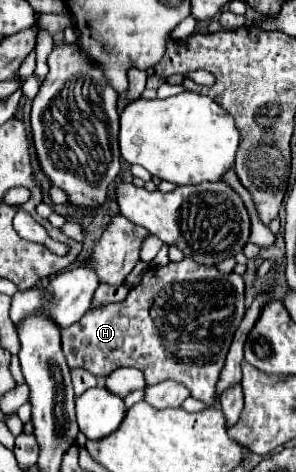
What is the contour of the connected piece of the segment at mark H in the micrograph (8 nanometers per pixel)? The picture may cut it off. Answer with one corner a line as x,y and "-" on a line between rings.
192,259
168,263
164,267
150,267
142,283
132,289
124,303
112,309
88,309
88,313
72,327
60,333
62,351
70,369
82,367
96,377
106,377
118,367
136,367
144,373
146,385
156,385
166,379
186,385
194,399
216,407
216,383
226,361
234,331
244,317
244,281
236,273
220,273
216,267
198,265

